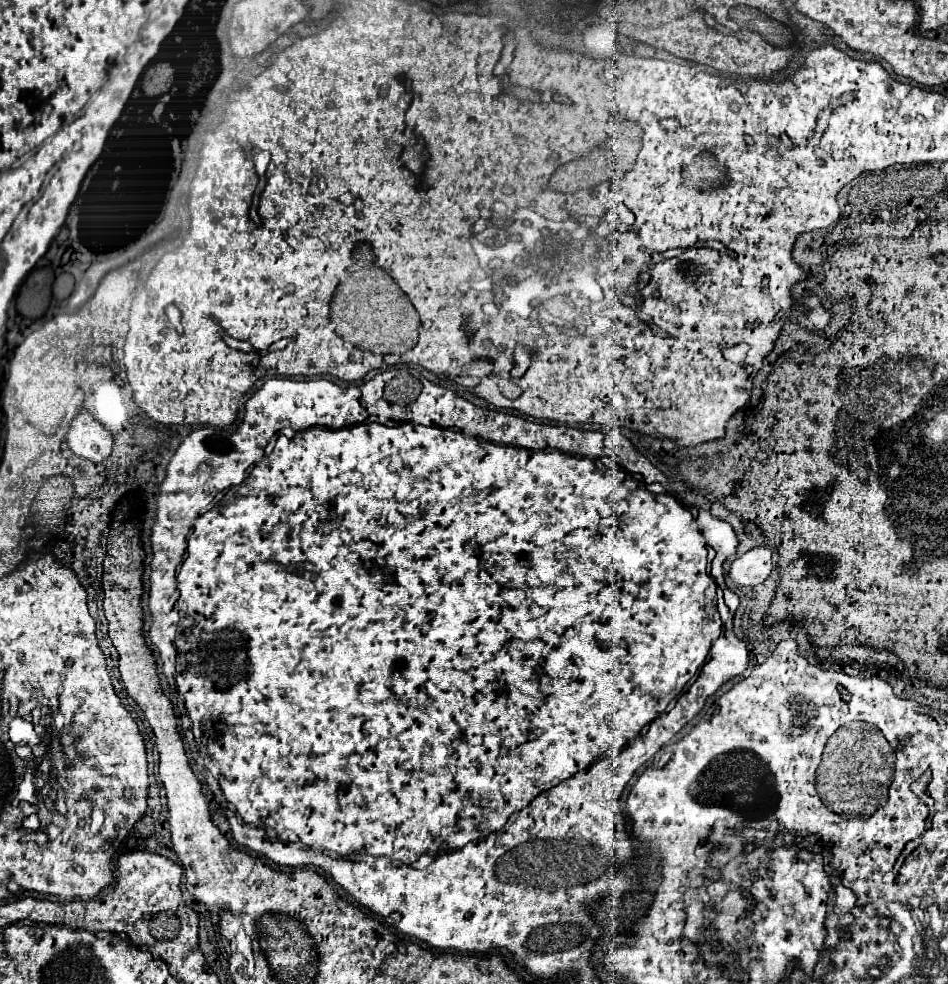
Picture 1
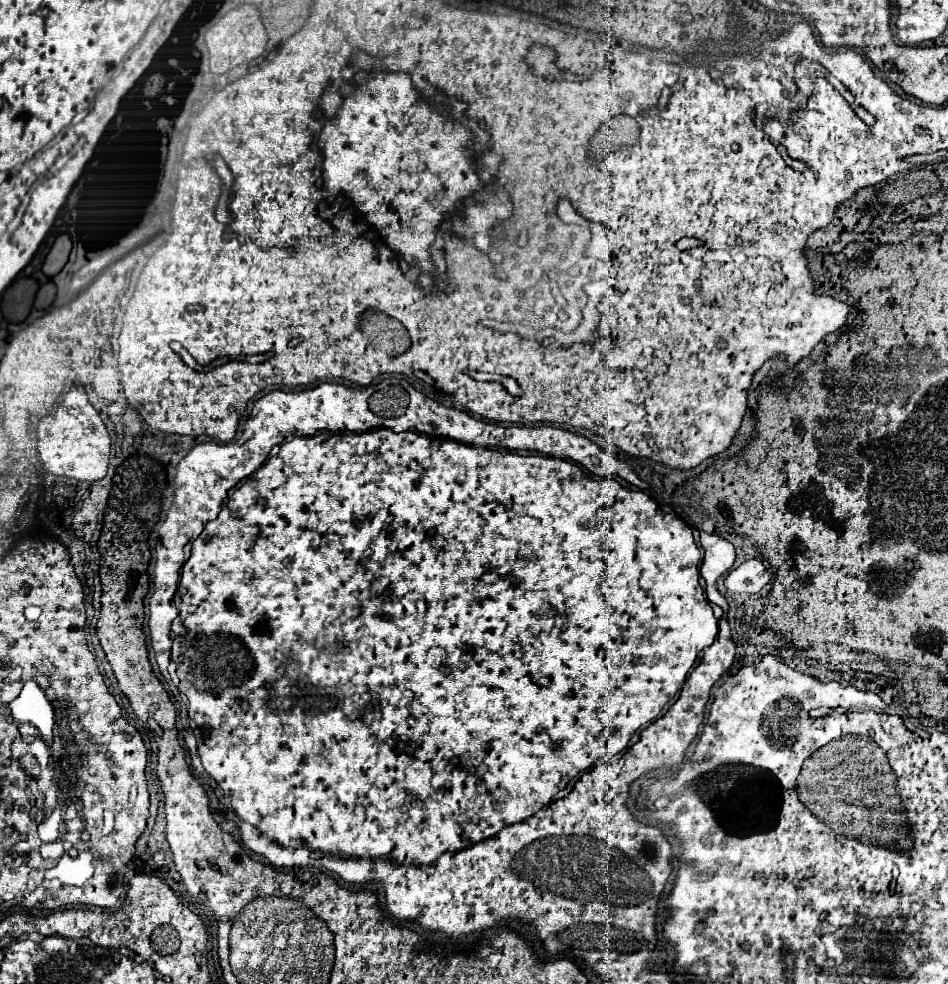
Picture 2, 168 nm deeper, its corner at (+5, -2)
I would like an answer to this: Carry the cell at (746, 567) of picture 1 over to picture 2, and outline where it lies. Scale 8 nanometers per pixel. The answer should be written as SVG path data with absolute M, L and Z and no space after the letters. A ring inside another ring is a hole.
M750 559L744 561L740 567L732 569L726 579L724 585L730 593L758 593L766 583L770 583L772 575L768 573L766 565L760 559Z

